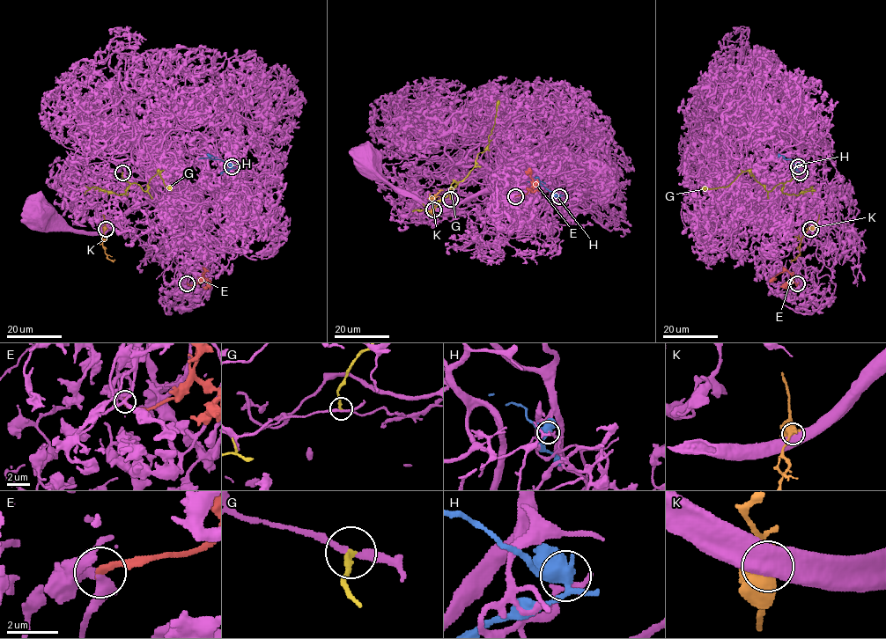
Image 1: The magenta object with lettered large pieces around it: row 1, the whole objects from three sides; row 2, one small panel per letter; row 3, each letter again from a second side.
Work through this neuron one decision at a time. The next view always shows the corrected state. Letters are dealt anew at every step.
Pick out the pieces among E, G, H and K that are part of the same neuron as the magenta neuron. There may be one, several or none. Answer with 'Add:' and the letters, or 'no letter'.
Add: E

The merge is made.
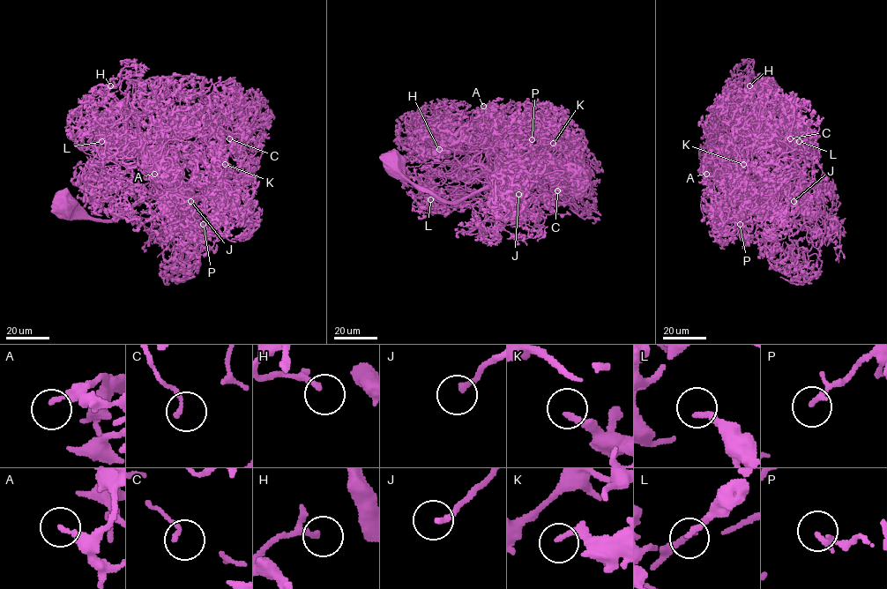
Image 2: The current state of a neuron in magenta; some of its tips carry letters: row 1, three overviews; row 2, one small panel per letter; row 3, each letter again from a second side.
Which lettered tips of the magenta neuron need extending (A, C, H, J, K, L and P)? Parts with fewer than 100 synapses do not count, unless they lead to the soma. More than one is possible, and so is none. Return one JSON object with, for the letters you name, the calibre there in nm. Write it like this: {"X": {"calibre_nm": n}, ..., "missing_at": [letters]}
{"J": {"calibre_nm": 180}, "missing_at": ["J"]}

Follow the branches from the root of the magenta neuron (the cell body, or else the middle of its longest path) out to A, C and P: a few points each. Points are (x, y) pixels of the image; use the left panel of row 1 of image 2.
A: (65, 207), (96, 190), (95, 165), (100, 172), (152, 182), (164, 169), (157, 167), (159, 173), (154, 174)
C: (65, 207), (91, 219), (123, 217), (144, 199), (185, 190), (212, 164), (210, 145), (226, 134), (229, 138)
P: (65, 207), (96, 190), (95, 165), (120, 177), (152, 179), (163, 194), (201, 197), (214, 217), (203, 224)

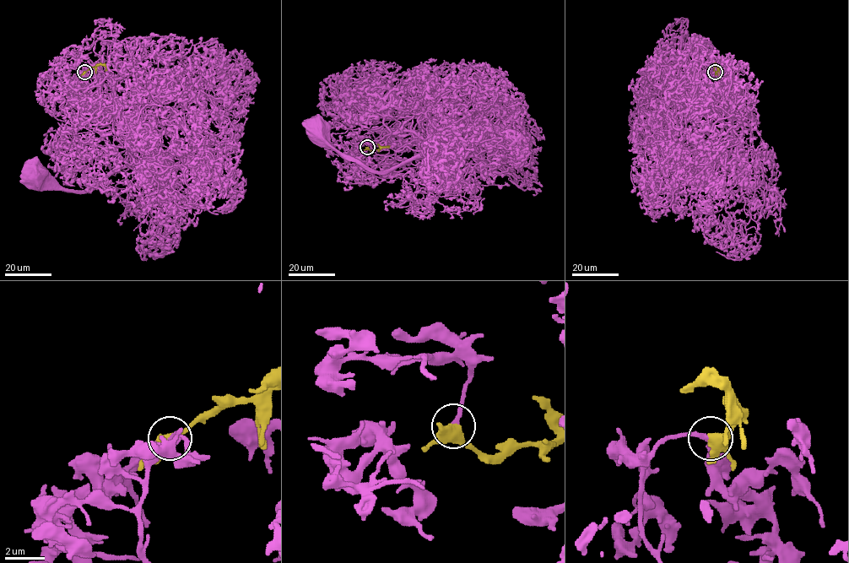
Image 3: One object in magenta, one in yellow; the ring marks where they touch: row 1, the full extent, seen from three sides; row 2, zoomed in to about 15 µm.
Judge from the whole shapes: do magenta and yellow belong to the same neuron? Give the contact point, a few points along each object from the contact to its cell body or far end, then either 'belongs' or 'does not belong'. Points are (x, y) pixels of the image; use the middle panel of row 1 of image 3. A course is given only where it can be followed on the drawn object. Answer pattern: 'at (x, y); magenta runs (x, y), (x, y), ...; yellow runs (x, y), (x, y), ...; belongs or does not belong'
at (367, 147); magenta runs (368, 147), (364, 139), (374, 152), (398, 141), (398, 127), (383, 144), (360, 143), (351, 154), (317, 131); yellow runs (367, 148), (372, 151), (388, 145); belongs

